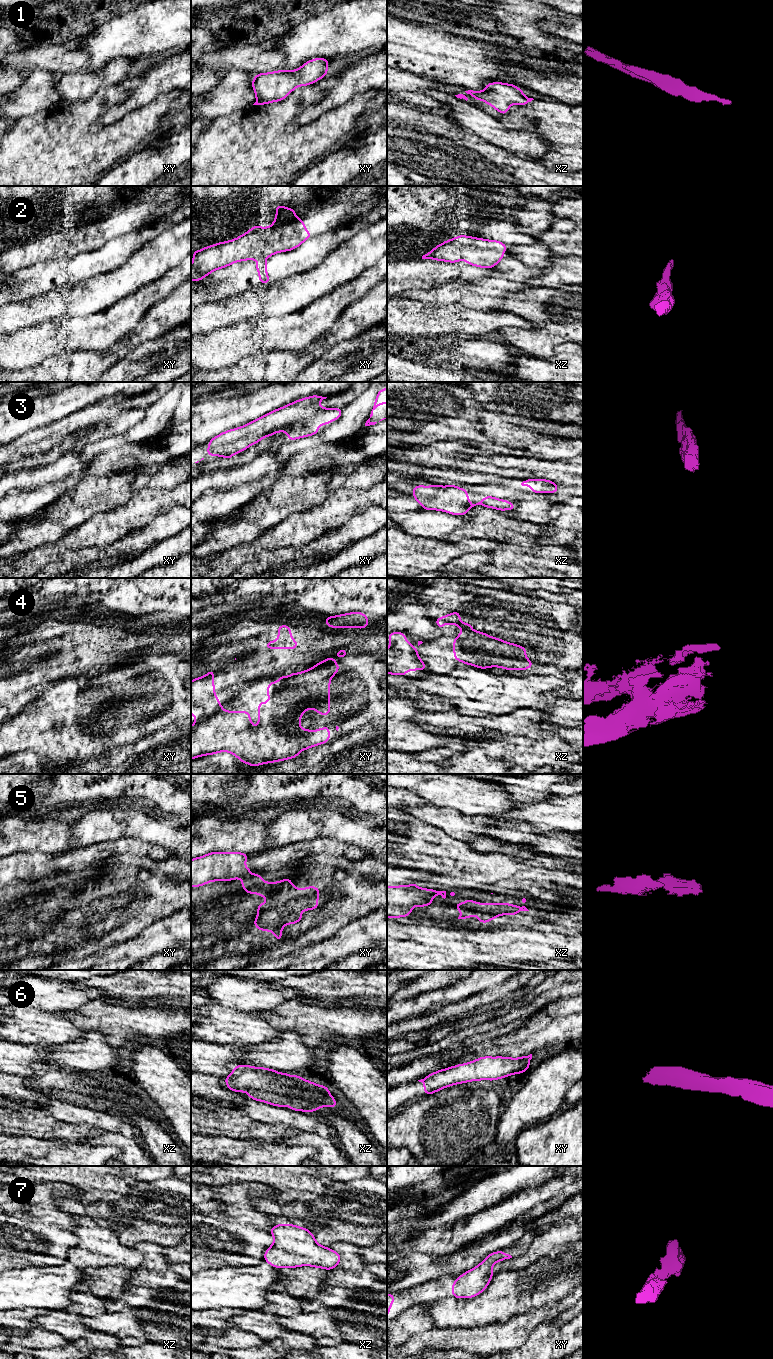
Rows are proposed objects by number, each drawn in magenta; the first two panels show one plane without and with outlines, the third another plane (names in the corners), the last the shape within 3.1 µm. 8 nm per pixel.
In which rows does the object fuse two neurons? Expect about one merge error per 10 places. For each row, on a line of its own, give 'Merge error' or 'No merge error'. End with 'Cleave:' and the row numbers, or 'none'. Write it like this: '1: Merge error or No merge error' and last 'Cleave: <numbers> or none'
1: No merge error
2: No merge error
3: No merge error
4: No merge error
5: Merge error
6: No merge error
7: No merge error
Cleave: 5

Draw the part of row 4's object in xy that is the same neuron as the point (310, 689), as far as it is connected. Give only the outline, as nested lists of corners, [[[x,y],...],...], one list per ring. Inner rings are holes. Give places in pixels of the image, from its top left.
[[[330,657],[319,662],[314,667],[299,673],[289,673],[289,677],[279,675],[278,683],[269,682],[266,693],[270,700],[265,704],[258,703],[259,724],[252,727],[249,711],[223,711],[225,705],[221,705],[215,695],[214,670],[210,669],[206,676],[198,677],[191,681],[191,714],[197,721],[191,726],[191,760],[204,755],[213,755],[218,752],[230,752],[239,758],[241,763],[248,763],[251,767],[274,763],[291,758],[296,758],[302,750],[312,748],[316,745],[325,744],[330,740],[330,726],[318,730],[302,729],[300,717],[307,709],[314,709],[319,715],[330,715],[330,681],[339,671],[340,666]]]

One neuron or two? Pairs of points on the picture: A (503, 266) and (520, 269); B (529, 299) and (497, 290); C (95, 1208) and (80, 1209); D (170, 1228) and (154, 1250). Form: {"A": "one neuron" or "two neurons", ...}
{"A": "one neuron", "B": "two neurons", "C": "one neuron", "D": "two neurons"}

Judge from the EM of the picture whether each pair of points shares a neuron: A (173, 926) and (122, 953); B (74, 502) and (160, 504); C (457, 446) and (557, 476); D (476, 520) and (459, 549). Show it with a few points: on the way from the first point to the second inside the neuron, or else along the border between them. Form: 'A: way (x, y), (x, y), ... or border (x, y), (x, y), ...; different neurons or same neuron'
A: way (160, 933), (153, 935), (142, 946), (135, 949); same neuron
B: border (147, 488), (138, 490), (127, 502); different neurons
C: border (475, 456), (464, 459); different neurons
D: border (469, 538), (490, 538), (492, 540); different neurons

